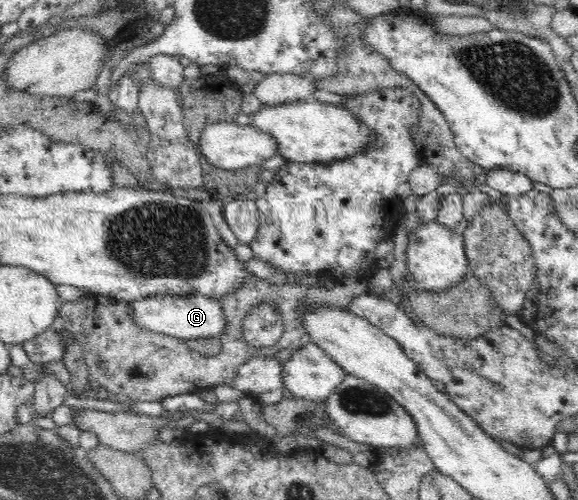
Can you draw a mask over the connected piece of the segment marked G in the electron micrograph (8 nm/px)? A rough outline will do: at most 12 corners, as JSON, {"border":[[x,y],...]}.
{"border":[[155,294],[131,302],[144,330],[186,340],[220,338],[217,299]]}

